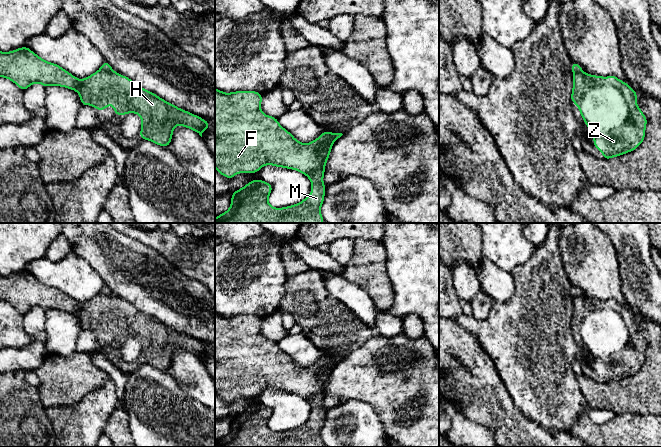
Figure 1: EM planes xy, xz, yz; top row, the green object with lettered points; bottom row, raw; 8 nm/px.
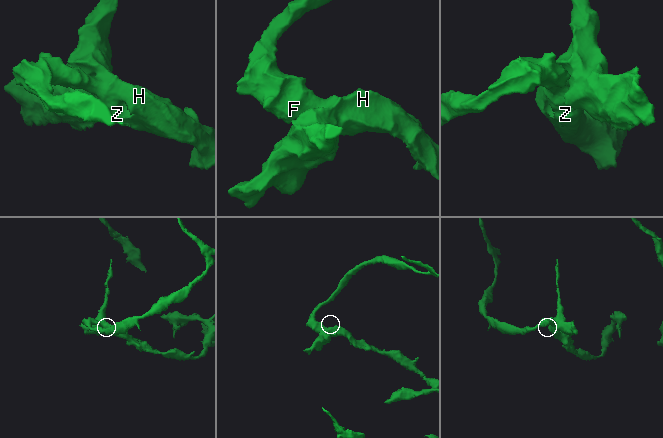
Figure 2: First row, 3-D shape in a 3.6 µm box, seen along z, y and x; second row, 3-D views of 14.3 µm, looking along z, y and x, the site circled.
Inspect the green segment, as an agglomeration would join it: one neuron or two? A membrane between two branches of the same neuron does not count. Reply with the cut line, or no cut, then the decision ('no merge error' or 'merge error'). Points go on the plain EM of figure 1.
cut in xz along (323, 394), (317, 393), (307, 399); merge error

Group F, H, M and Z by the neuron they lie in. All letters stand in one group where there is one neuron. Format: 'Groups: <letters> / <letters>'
Groups: F H Z / M

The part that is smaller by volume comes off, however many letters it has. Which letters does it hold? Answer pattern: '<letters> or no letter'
M

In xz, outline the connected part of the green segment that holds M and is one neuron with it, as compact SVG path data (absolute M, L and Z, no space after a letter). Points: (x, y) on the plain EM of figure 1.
M322 393L312 396L308 402L312 408L309 420L298 428L283 432L274 432L268 426L272 409L262 404L252 404L243 412L232 417L231 430L215 442L215 447L323 447L320 433L324 425L326 412L323 407Z

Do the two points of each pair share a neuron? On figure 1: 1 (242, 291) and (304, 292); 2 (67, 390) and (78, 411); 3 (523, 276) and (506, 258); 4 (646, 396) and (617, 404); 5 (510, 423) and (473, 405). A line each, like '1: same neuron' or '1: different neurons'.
1: different neurons
2: different neurons
3: different neurons
4: same neuron
5: same neuron

